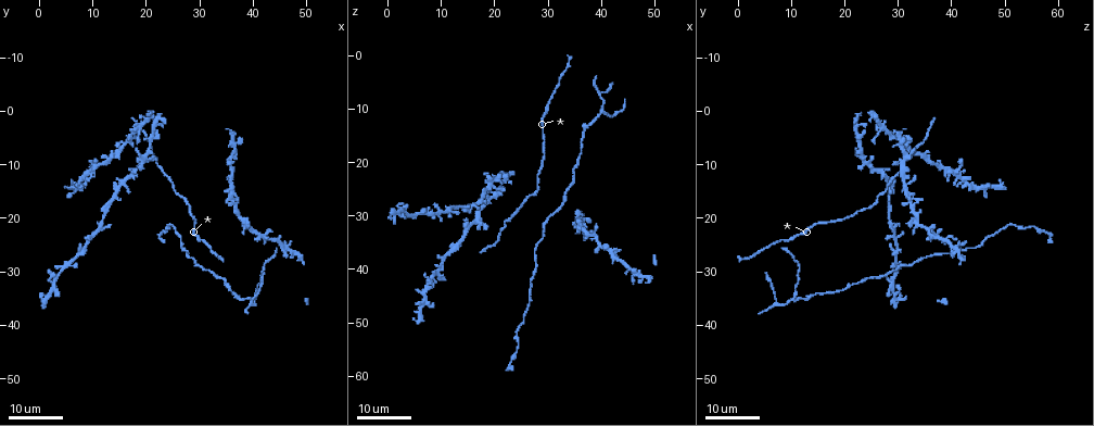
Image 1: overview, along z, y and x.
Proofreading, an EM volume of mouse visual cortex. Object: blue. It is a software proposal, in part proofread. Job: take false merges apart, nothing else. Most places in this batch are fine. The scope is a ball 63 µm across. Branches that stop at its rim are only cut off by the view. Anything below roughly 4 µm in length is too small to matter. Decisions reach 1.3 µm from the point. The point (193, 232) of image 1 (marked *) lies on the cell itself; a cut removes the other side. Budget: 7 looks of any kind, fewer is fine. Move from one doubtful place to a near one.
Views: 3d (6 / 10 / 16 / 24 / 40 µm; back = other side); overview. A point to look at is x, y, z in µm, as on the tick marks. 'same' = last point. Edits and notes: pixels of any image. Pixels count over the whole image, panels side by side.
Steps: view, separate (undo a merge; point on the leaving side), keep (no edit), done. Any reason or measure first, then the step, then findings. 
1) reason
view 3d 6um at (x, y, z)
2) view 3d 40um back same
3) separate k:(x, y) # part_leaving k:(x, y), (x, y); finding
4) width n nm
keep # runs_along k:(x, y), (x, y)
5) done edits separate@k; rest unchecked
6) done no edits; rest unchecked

view 3d 24um at (40.5, 35.5, 10.0)

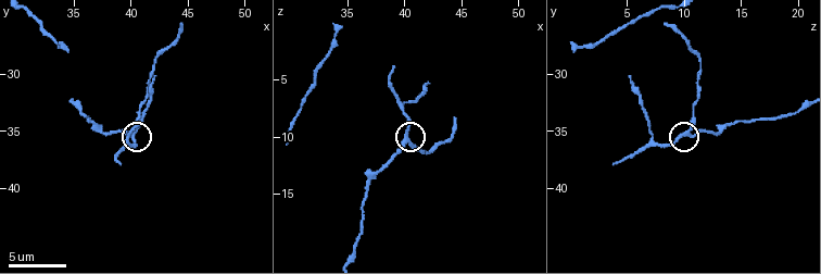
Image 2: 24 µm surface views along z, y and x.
view 3d 6um at (40.0, 35.4, 10.4)

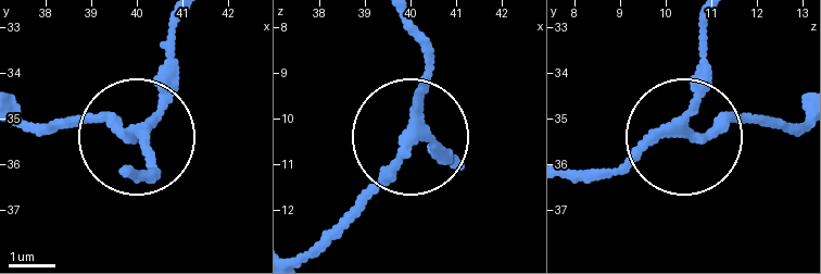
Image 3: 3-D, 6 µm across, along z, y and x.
arms 3
keep # one cell here

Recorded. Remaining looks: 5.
four or more arms meet
view 3d 16um at (36.0, 14.5, 31.5)

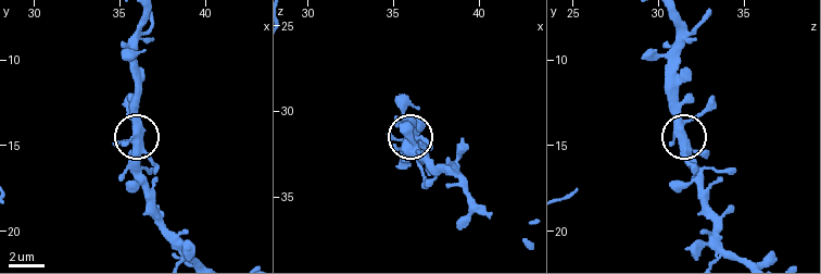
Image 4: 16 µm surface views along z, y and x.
zoom in
view 3d 6um at (36.2, 14.6, 31.5)

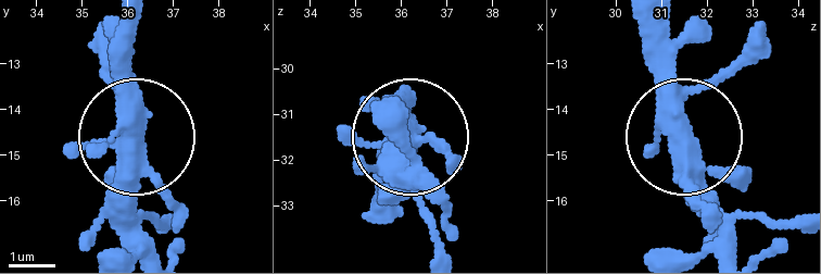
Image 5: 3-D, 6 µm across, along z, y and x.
view 3d 6um back at (36.10, 14.55, 31.45)

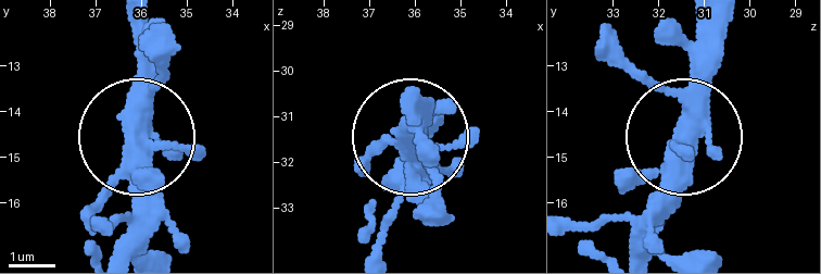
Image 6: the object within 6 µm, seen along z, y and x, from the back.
side_arm 13 um
keep # one cell here

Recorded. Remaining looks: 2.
four-way junction
view 3d 24um at (1.5, 35.0, 29.5)

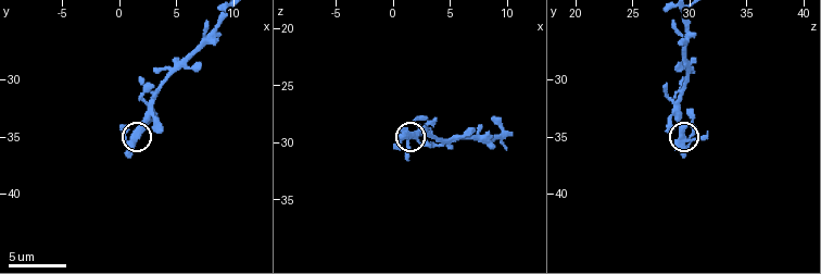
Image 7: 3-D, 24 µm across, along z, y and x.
zoom in
view 3d 10um at (1.0, 35.4, 29.0)

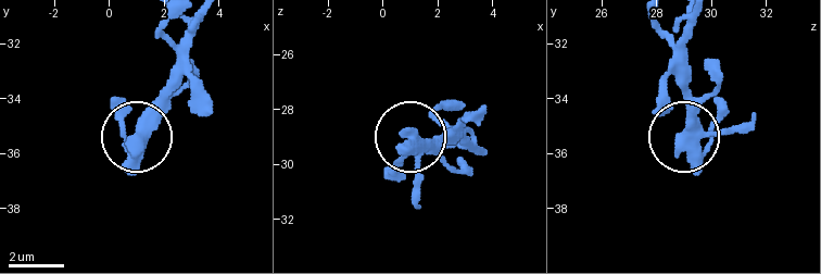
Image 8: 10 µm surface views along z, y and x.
width 450 nm
keep # runs_along 8:(693, 22), (686, 133), (749, 129); all the same cell

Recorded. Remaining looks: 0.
done no edits; rest unchecked

